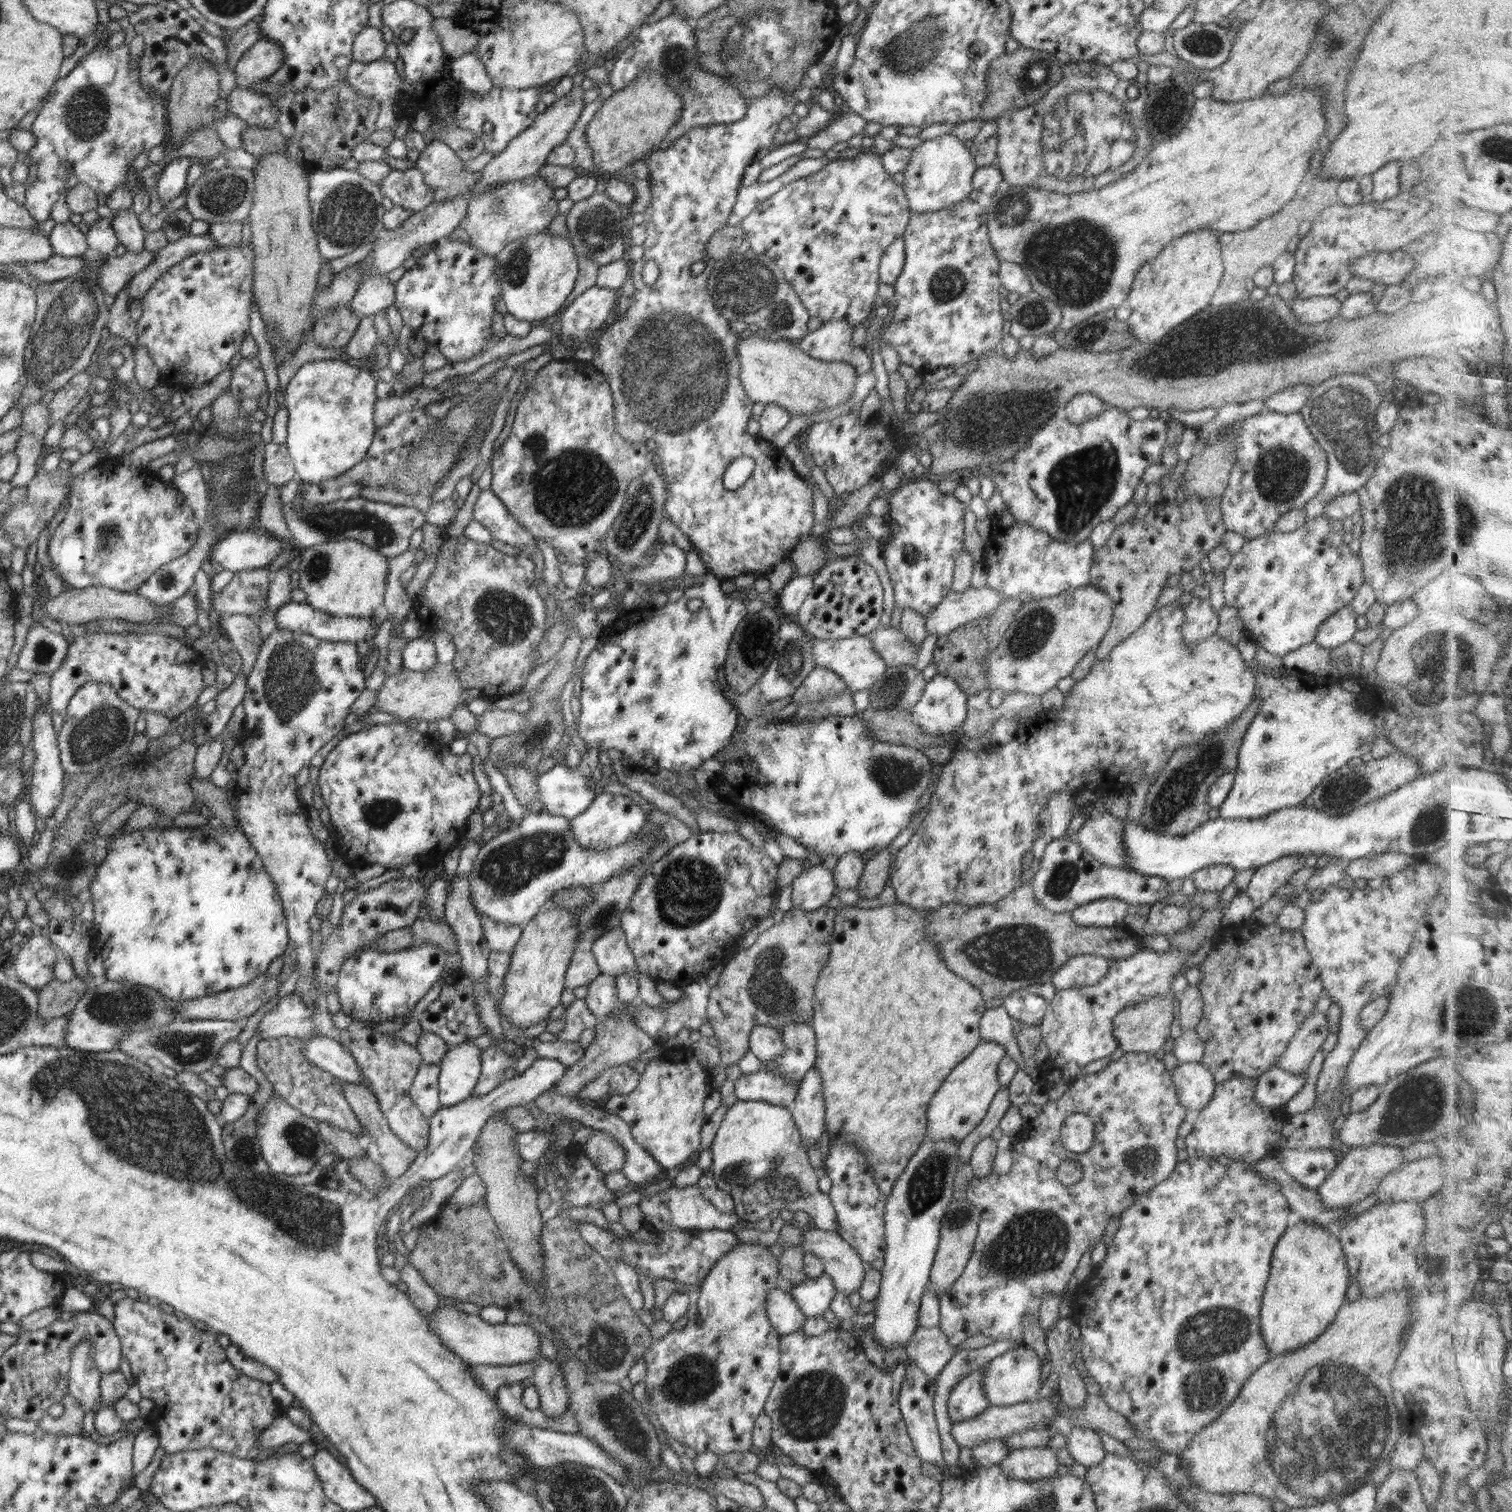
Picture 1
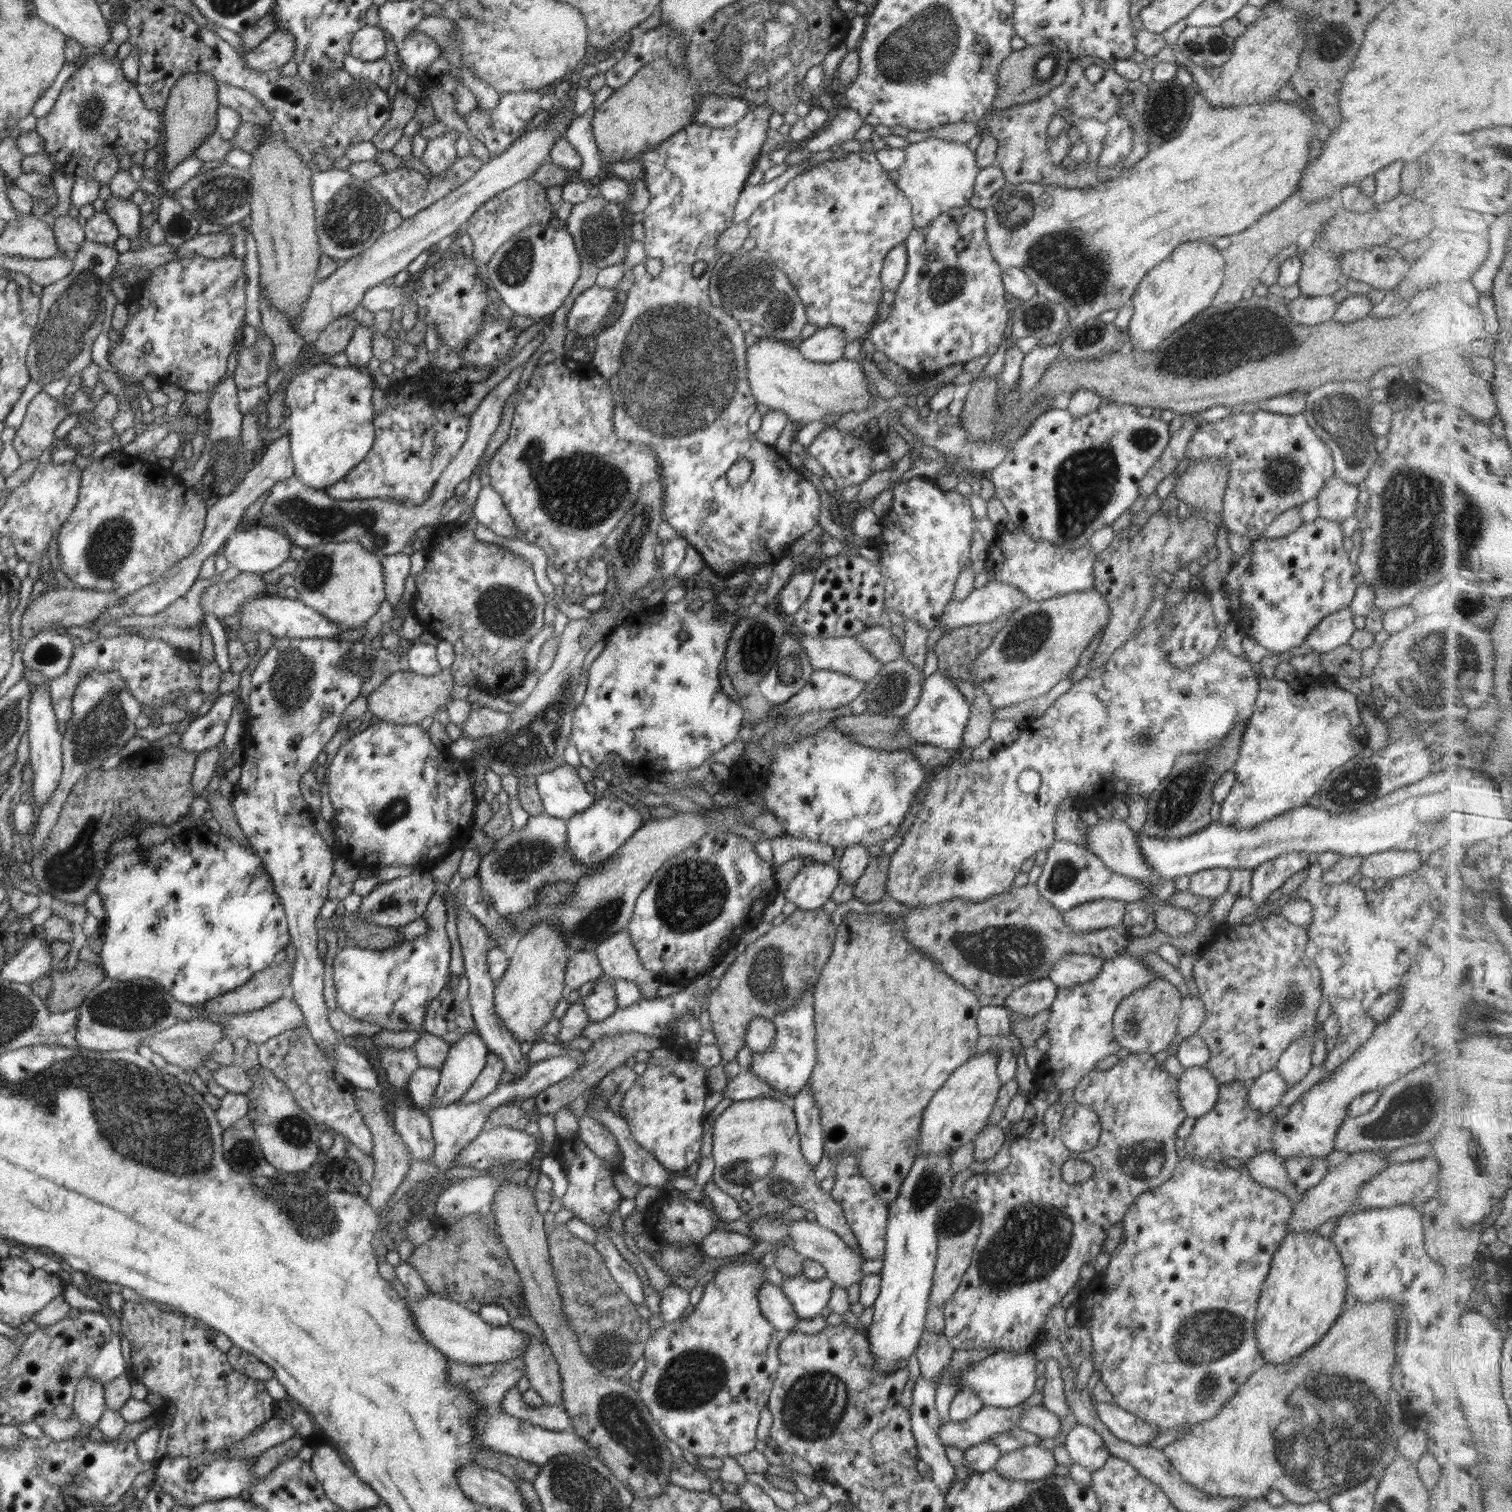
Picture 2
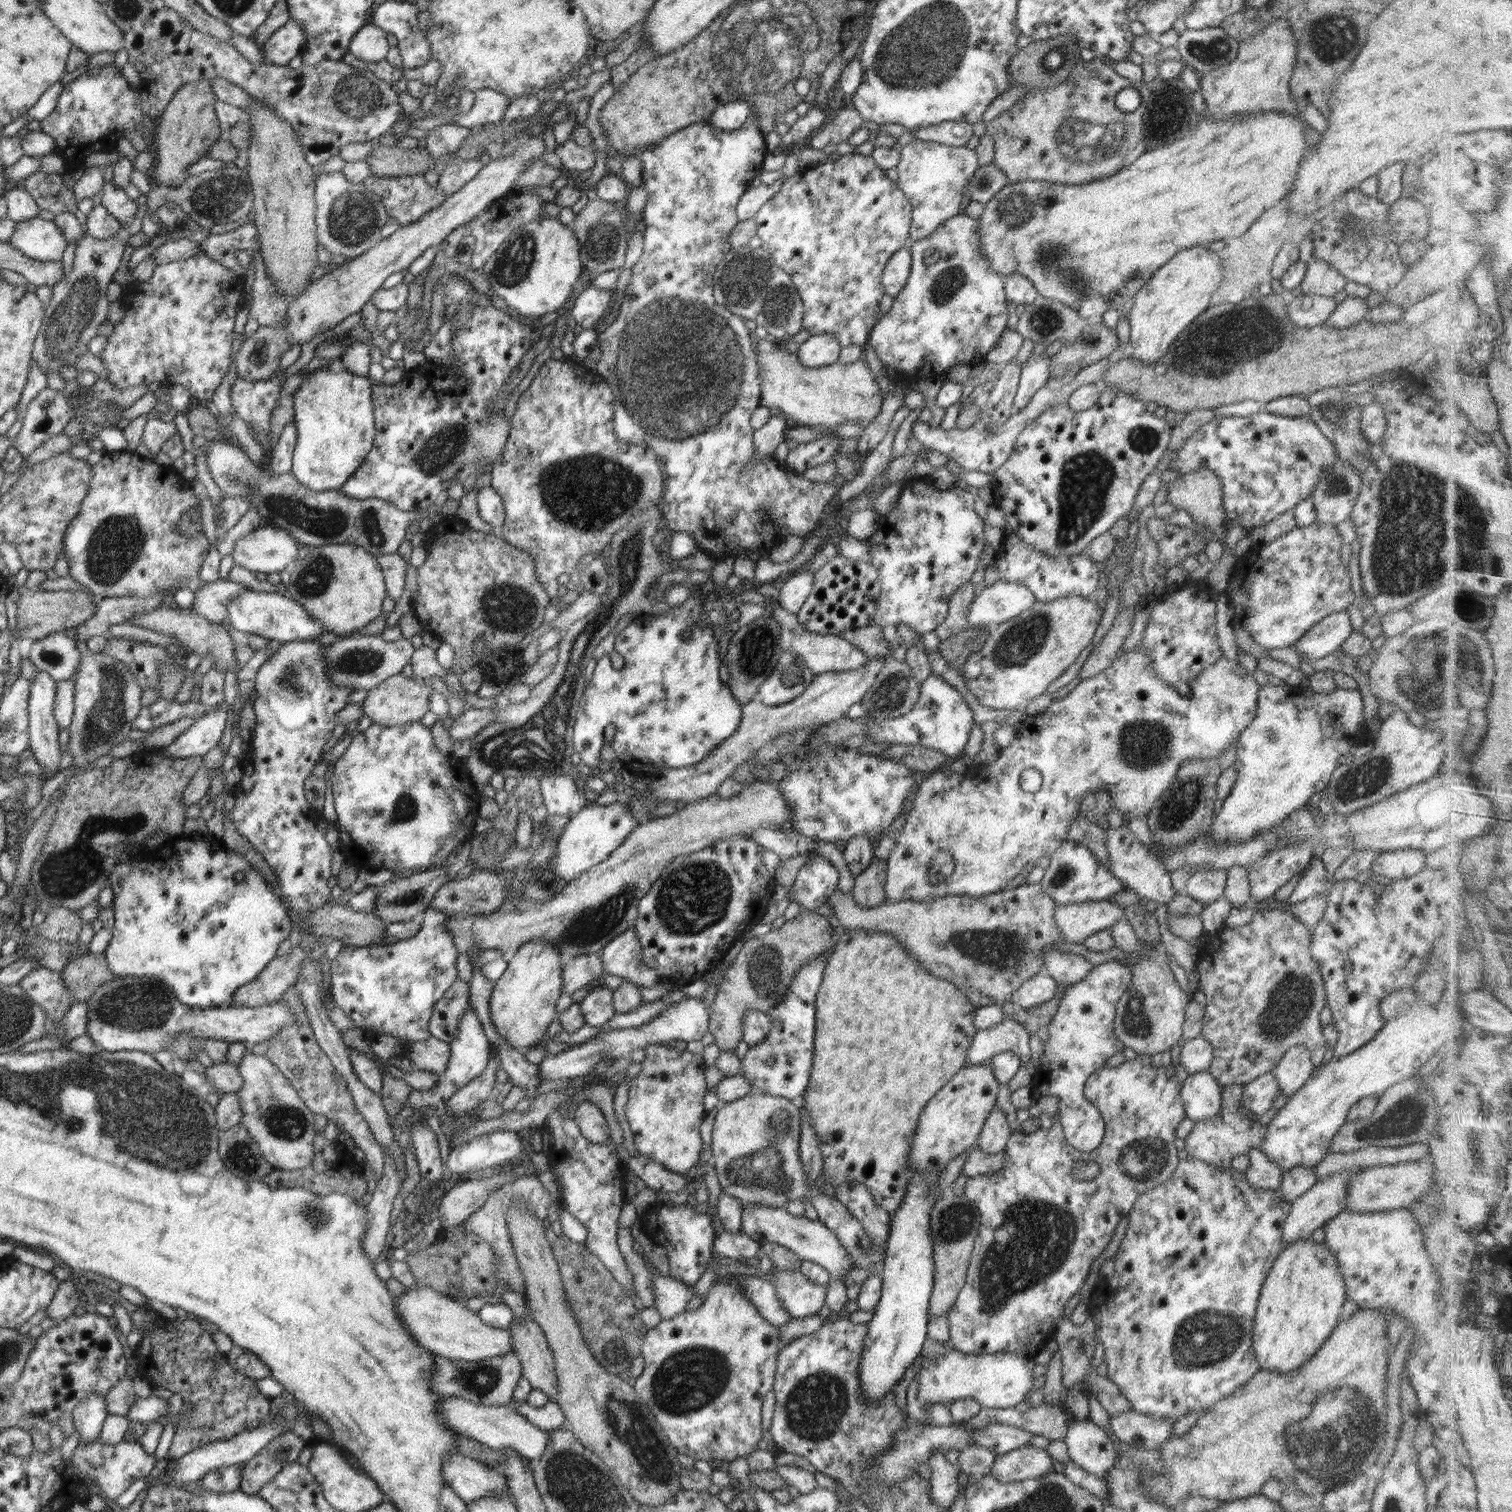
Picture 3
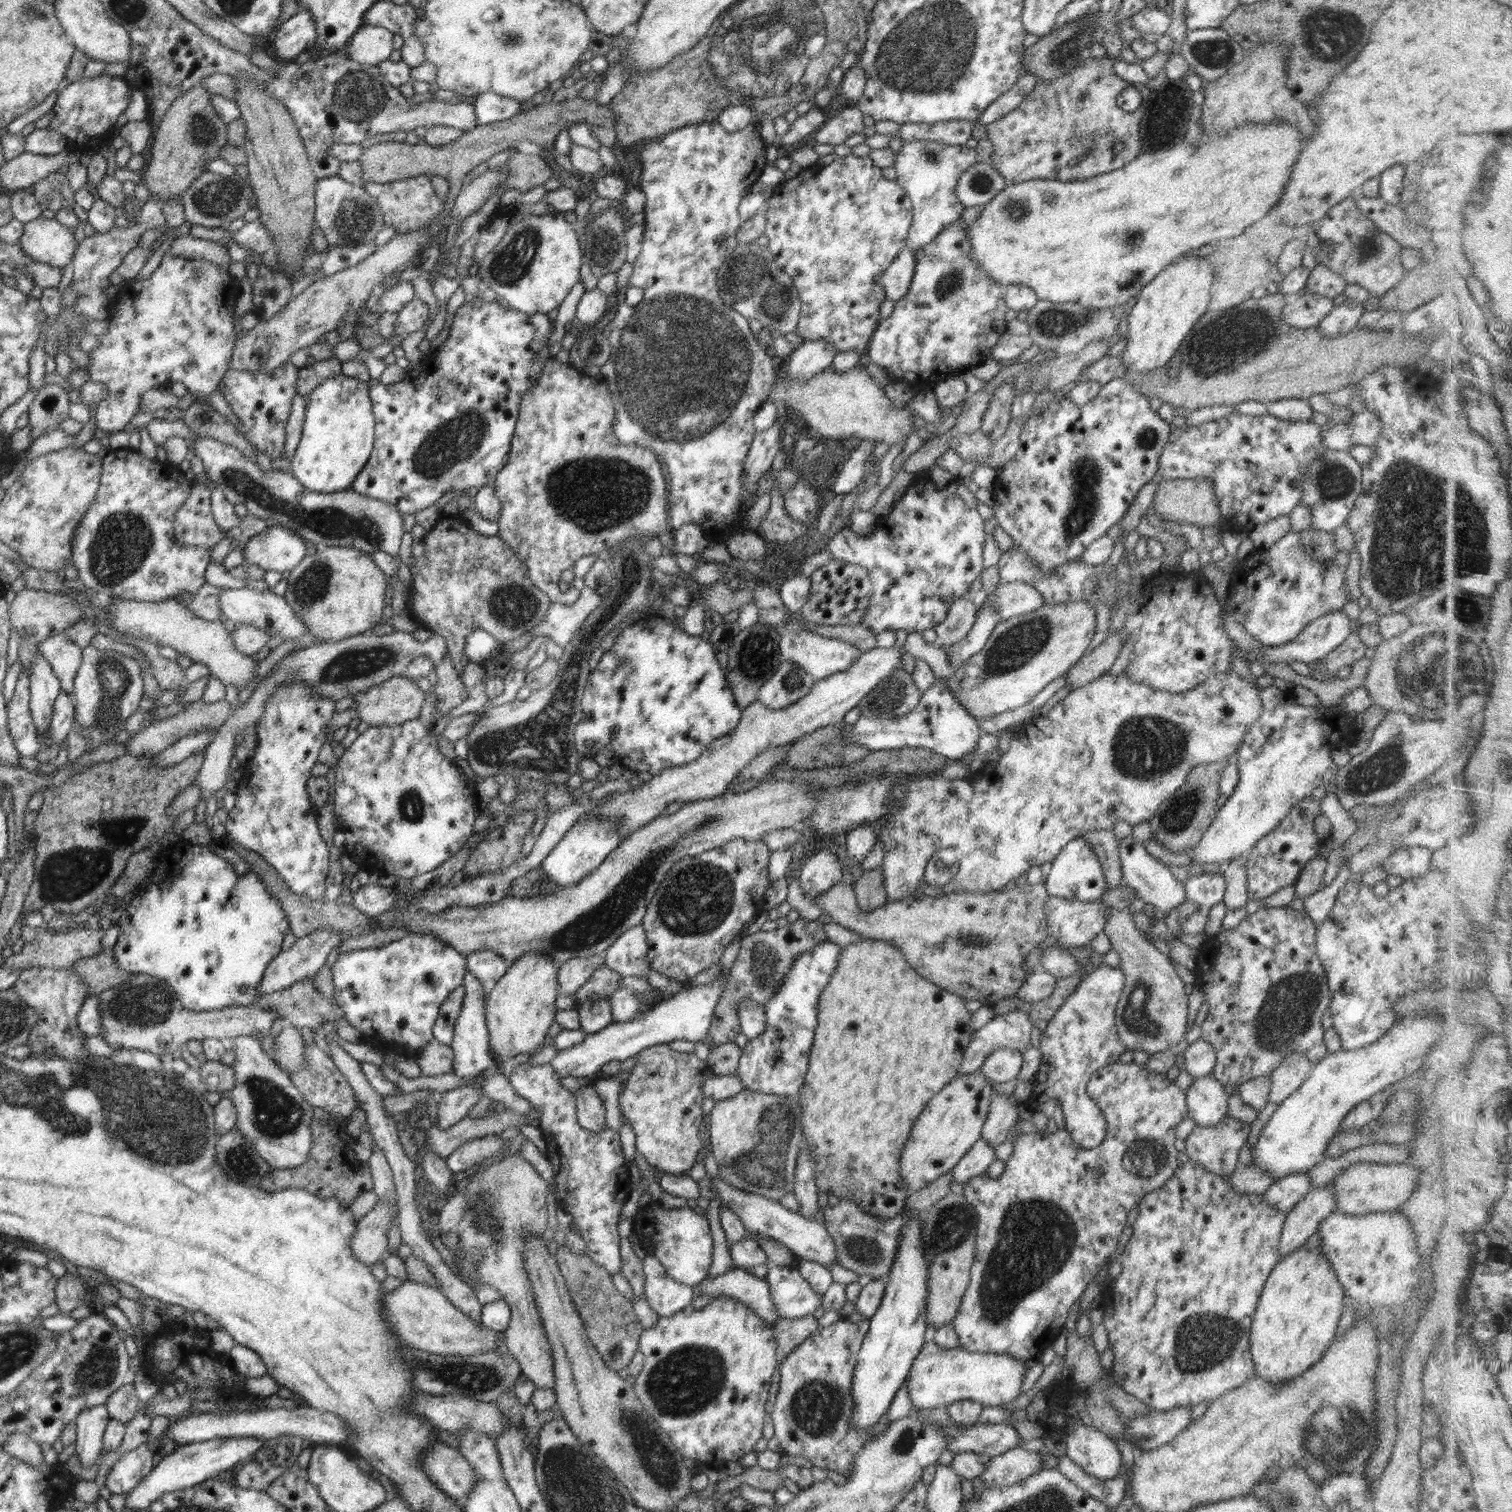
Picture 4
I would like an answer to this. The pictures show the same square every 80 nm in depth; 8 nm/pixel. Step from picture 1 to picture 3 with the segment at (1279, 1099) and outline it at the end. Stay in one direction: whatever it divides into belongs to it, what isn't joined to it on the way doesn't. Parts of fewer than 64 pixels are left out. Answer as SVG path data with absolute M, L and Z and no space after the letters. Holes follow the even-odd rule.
M1272 1073L1257 1077L1243 1086L1242 1104L1262 1118L1267 1118L1272 1110L1272 1103L1279 1095L1278 1082Z

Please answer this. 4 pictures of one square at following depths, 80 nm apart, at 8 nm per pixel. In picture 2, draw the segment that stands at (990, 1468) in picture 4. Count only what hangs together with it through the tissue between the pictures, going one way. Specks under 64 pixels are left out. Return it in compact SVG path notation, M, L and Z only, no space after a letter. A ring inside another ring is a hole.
M1024 1445L1018 1450L1002 1453L994 1470L1011 1481L1036 1481L1052 1475L1057 1462L1052 1450L1038 1445Z

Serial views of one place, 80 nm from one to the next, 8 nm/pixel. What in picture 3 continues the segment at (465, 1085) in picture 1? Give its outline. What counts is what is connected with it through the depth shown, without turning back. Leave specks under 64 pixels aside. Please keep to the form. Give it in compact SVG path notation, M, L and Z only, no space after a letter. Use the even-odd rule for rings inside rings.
M469 1004L468 1011L460 1019L456 1039L449 1043L449 1048L450 1060L448 1060L446 1072L440 1076L439 1081L432 1089L410 1093L405 1106L417 1110L424 1106L433 1106L438 1111L444 1111L445 1104L449 1098L452 1098L452 1095L456 1094L456 1090L464 1087L464 1085L476 1079L476 1077L484 1072L485 1066L493 1056L493 1048L490 1045L490 1041L488 1041L488 1037L484 1034L484 1029L482 1029L482 1025L480 1025L474 1009L471 1008L471 1004Z

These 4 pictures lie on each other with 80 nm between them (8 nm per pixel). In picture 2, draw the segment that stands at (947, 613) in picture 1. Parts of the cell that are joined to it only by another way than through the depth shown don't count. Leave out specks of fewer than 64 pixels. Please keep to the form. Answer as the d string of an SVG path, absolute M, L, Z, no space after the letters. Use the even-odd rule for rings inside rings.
M989 581L985 586L974 588L971 591L970 596L962 602L950 600L950 604L944 610L944 618L939 620L938 627L943 626L947 630L954 631L966 625L983 626L990 621L995 621L998 617L1010 618L1018 608L1022 608L1024 602L1028 602L1021 590L998 581Z

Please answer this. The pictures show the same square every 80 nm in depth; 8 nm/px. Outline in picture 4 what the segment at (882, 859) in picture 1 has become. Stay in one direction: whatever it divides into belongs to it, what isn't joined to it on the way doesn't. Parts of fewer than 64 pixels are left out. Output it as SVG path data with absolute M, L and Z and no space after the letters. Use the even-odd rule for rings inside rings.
M877 866L874 870L864 870L862 876L852 884L856 904L864 912L871 912L888 902L884 880L883 868Z

